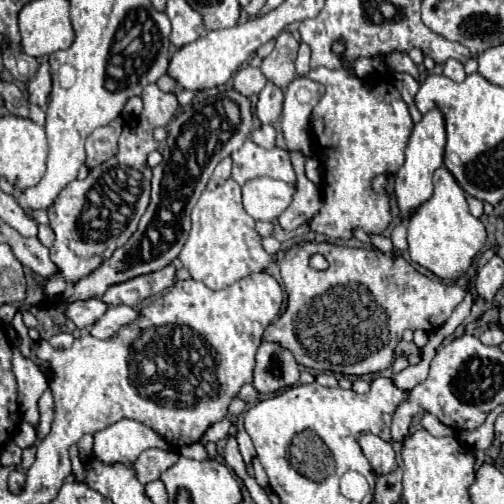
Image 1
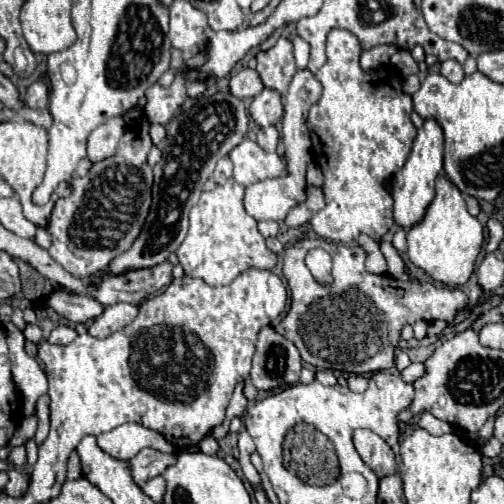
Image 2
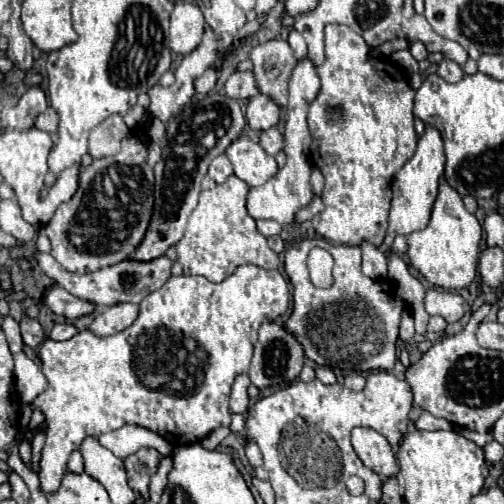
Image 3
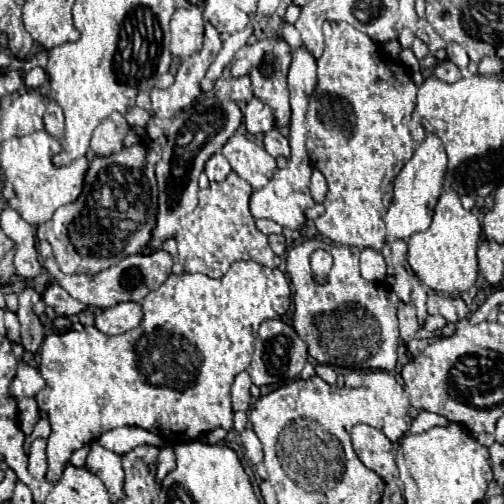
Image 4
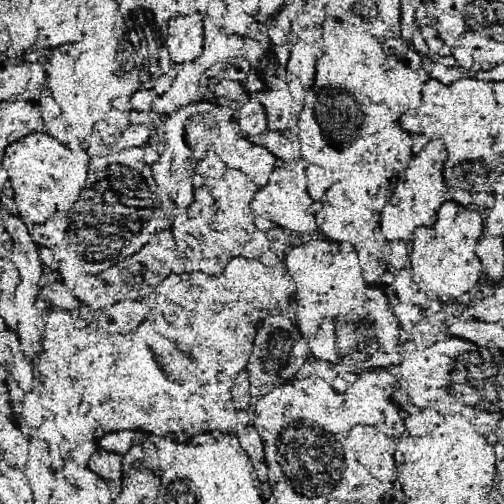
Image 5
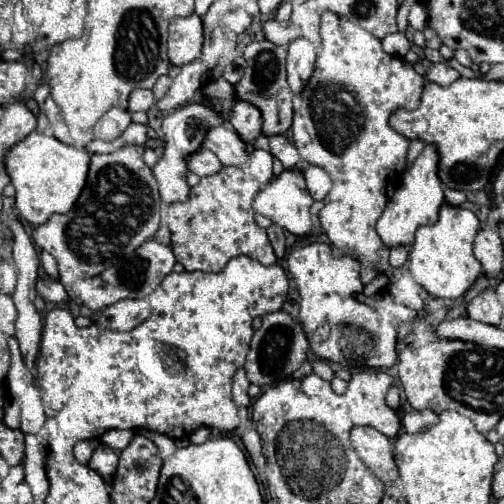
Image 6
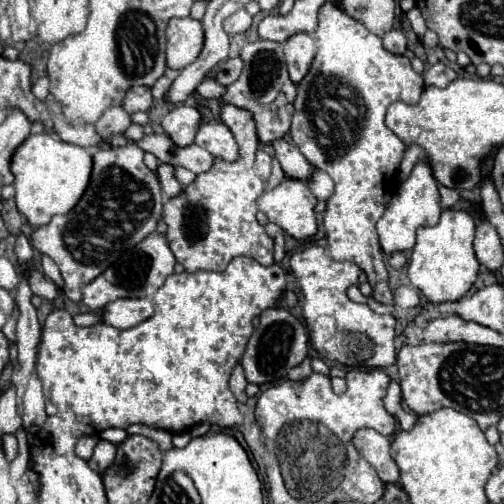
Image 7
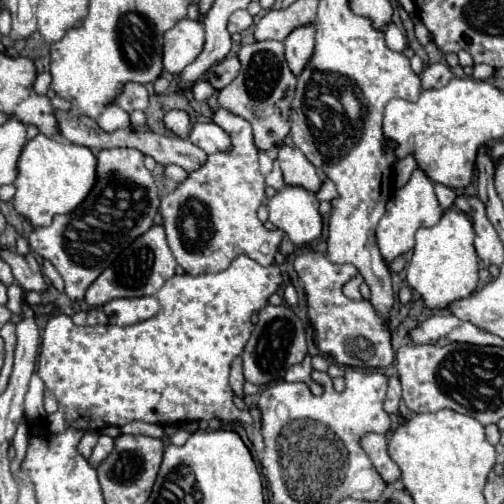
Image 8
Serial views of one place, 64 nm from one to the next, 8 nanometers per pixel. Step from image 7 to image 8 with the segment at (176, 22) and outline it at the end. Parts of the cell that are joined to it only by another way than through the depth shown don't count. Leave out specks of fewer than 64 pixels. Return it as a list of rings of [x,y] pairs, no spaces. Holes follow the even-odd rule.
[[[180,20],[164,32],[164,70],[180,74],[204,48],[204,28],[196,20]]]

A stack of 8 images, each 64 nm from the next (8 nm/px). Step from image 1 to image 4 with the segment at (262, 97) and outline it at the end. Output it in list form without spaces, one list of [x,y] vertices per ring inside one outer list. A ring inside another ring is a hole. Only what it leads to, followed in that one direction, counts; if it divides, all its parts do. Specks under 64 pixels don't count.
[[[252,98],[246,104],[246,130],[250,134],[264,134],[274,126],[274,116],[272,110],[260,100],[260,98]]]

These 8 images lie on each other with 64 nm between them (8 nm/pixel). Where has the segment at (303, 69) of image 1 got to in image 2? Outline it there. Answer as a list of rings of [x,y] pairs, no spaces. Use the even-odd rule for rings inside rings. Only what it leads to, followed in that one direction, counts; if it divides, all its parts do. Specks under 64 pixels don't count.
[[[296,36],[292,40],[292,46],[294,46],[294,58],[296,58],[296,66],[298,68],[306,68],[308,64],[308,54],[310,54],[310,46],[306,40],[302,40],[300,36]]]

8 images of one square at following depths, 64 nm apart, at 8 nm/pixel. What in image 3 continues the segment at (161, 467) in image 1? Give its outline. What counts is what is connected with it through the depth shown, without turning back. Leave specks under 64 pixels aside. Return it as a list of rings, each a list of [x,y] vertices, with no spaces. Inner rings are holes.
[[[140,448],[138,452],[124,458],[124,468],[128,474],[128,486],[142,498],[150,498],[150,478],[156,474],[160,462],[160,452],[154,448]]]

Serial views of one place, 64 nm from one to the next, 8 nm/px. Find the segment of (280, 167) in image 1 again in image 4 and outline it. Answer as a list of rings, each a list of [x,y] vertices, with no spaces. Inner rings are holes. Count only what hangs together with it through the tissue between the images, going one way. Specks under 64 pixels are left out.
[[[234,132],[220,152],[230,162],[232,172],[248,182],[254,190],[266,186],[276,168],[276,160],[268,156],[260,144],[240,132]]]

